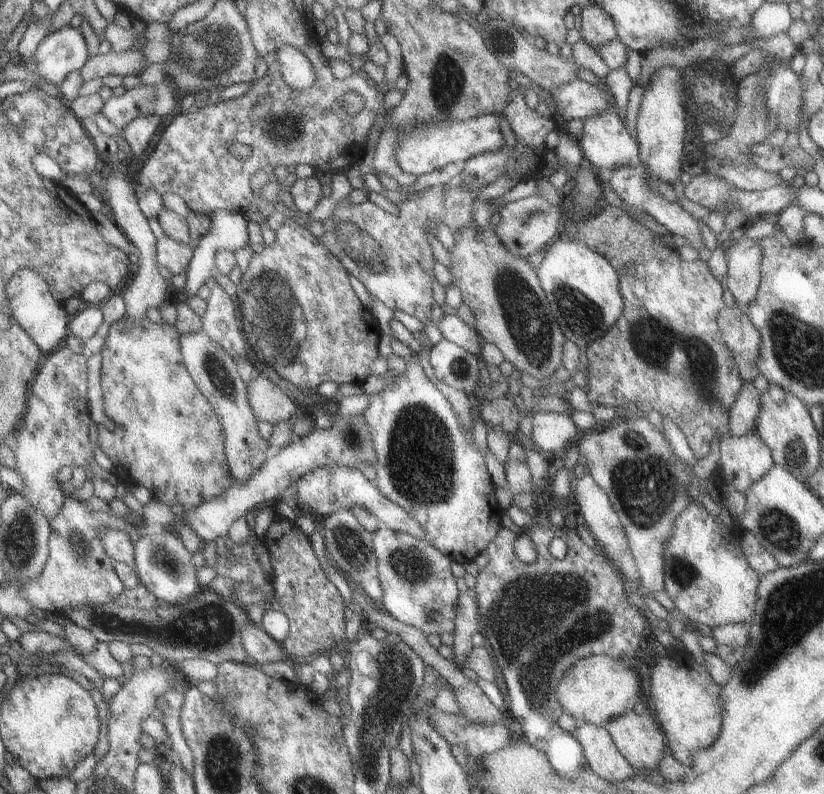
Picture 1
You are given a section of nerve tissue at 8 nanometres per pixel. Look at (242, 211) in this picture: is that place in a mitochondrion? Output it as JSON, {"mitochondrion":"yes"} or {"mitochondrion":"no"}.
{"mitochondrion":"no"}

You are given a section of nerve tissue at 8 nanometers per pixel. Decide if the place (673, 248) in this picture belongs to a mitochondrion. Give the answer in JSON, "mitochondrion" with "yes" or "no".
{"mitochondrion":"no"}

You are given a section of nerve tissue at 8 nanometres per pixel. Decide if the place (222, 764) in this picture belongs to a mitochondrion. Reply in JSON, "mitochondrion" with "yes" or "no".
{"mitochondrion":"yes"}

